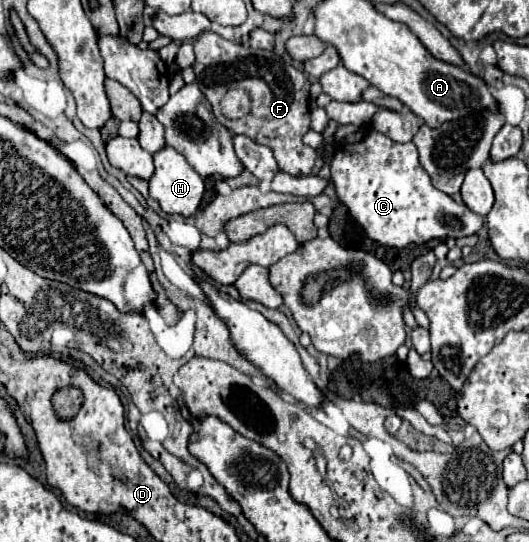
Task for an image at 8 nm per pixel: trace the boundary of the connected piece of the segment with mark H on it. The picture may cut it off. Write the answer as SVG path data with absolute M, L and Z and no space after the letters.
M169 145L157 151L153 155L153 161L155 161L155 173L149 179L149 195L161 205L165 213L179 213L183 217L195 215L203 199L203 191L205 191L201 175L187 163L187 159L177 149Z

